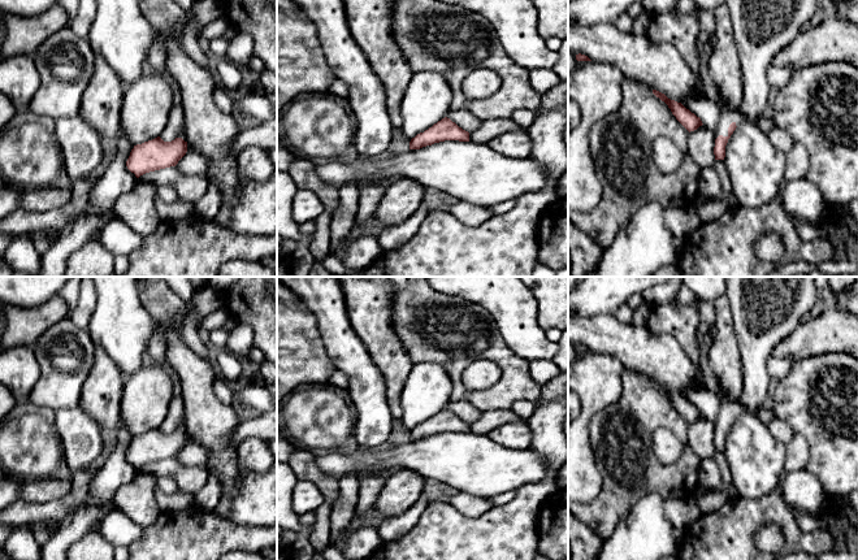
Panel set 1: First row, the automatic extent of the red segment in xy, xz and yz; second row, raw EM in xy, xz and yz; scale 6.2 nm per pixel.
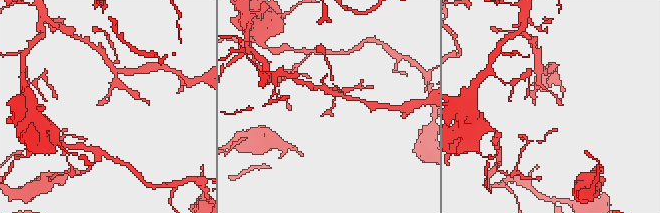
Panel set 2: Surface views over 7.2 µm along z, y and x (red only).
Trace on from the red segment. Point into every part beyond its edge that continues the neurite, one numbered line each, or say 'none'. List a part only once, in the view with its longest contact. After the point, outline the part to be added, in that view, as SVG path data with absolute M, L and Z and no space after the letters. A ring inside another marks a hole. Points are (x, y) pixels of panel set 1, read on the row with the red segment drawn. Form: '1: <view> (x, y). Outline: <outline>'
1: yz (735, 116). Outline: M732 110L732 112L722 113L719 125L718 125L716 130L715 130L715 139L719 135L728 136L728 127L729 127L729 125L732 122L734 122L736 126L738 126L742 122L742 120L744 120L744 117L740 113L740 110Z

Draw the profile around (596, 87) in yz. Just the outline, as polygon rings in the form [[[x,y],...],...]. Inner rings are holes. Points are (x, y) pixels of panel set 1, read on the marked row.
[[[577,61],[577,66],[568,73],[568,99],[573,100],[580,108],[580,123],[568,133],[568,209],[588,213],[601,201],[603,187],[597,175],[597,169],[590,153],[589,136],[592,129],[603,118],[614,114],[623,100],[624,75],[618,68],[598,61]]]

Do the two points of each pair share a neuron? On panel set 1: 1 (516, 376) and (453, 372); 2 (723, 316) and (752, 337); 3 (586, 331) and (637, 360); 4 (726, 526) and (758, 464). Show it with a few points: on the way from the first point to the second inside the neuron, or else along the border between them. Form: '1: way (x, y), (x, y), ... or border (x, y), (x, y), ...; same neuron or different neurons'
1: way (502, 360), (494, 352), (473, 352), (468, 357); same neuron
2: border (726, 294), (732, 313), (735, 339), (741, 354); different neurons
3: way (599, 334), (616, 339), (624, 347); same neuron
4: border (771, 491), (761, 498), (737, 496); different neurons

